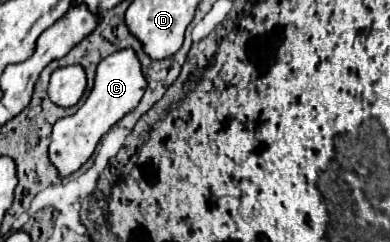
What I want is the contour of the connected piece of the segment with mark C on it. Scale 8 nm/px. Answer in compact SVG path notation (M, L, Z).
M120 50L110 54L108 58L100 60L94 76L94 88L86 102L80 106L80 110L68 118L62 118L54 124L52 138L50 138L50 148L48 148L48 158L58 170L60 178L66 178L74 174L94 152L96 144L100 138L128 112L132 112L146 90L146 78L142 76L140 62L134 54L134 50Z

